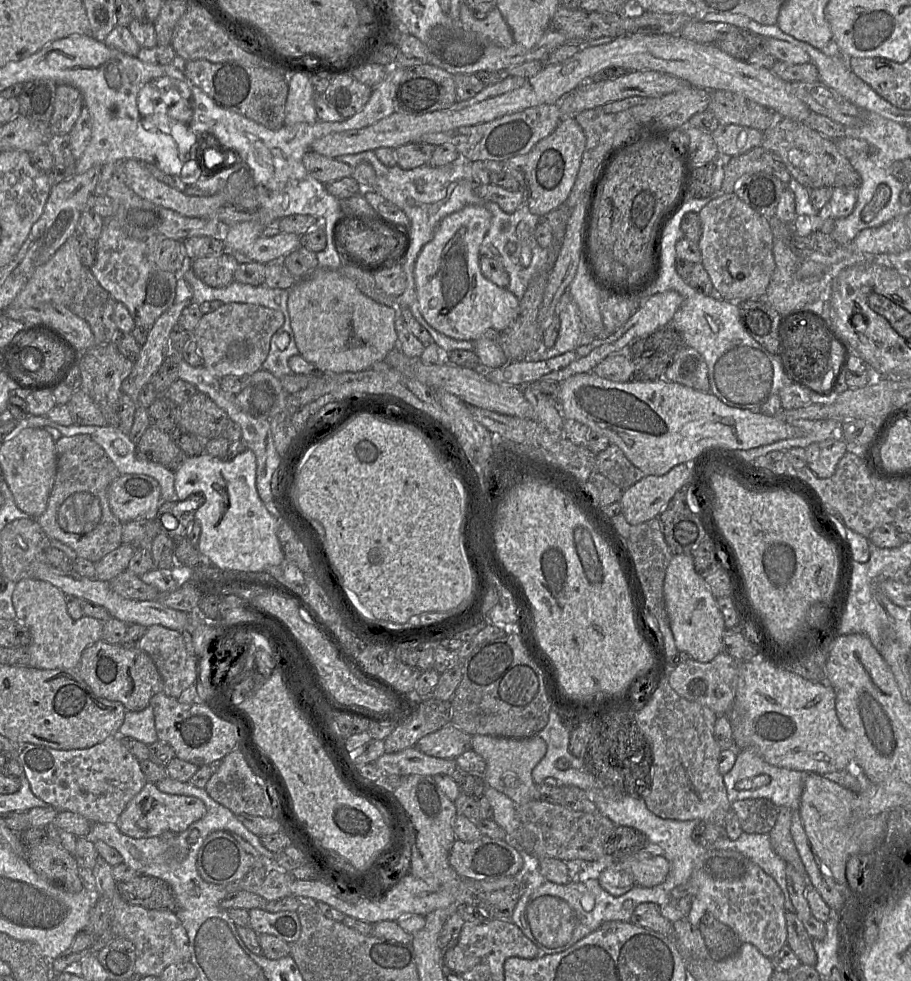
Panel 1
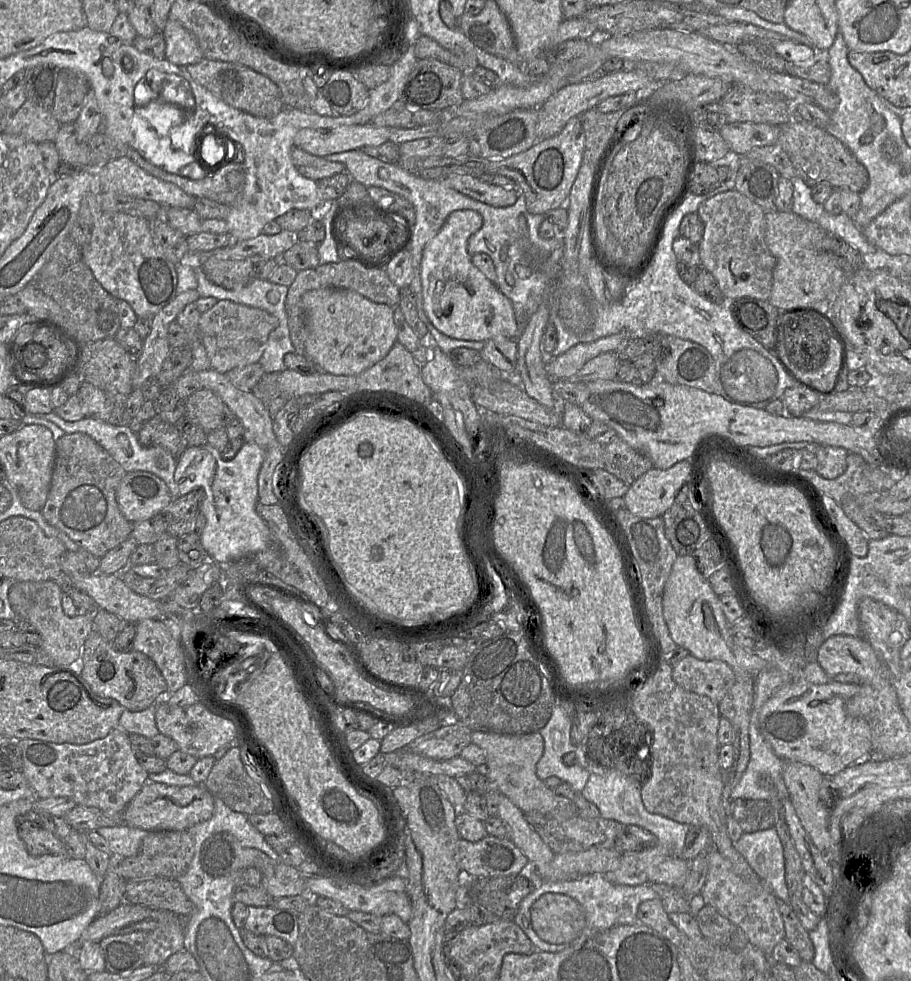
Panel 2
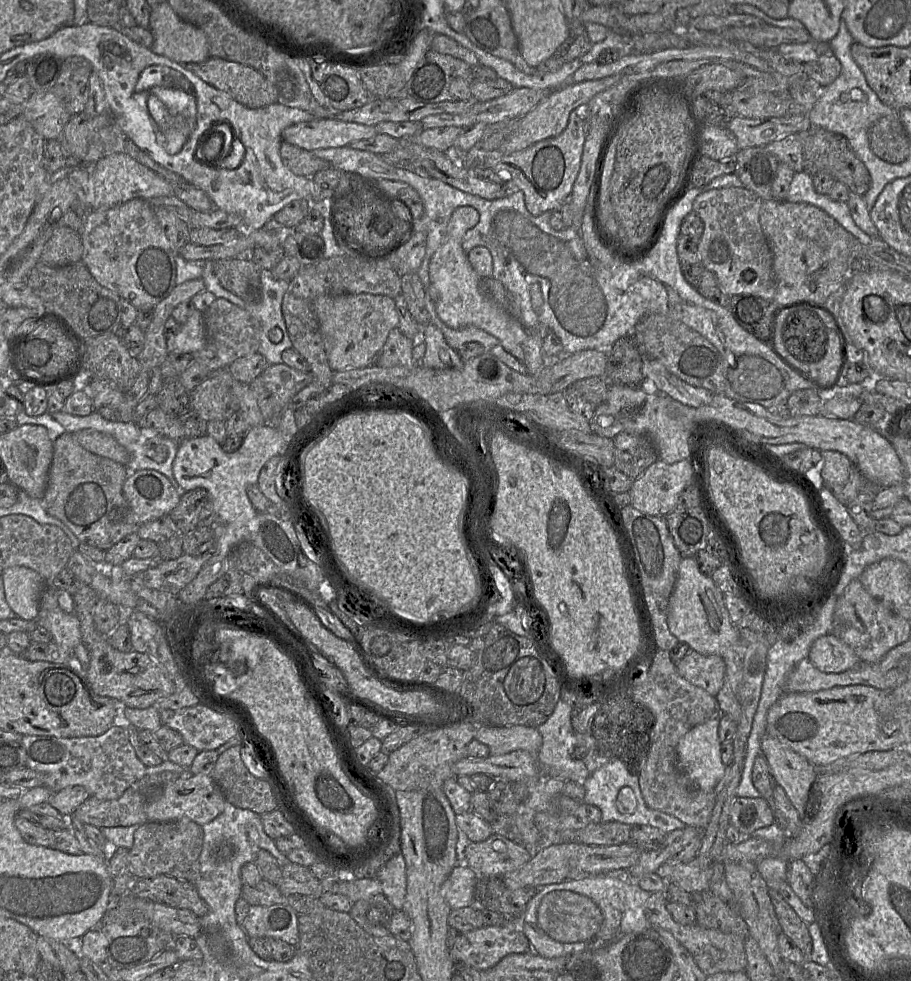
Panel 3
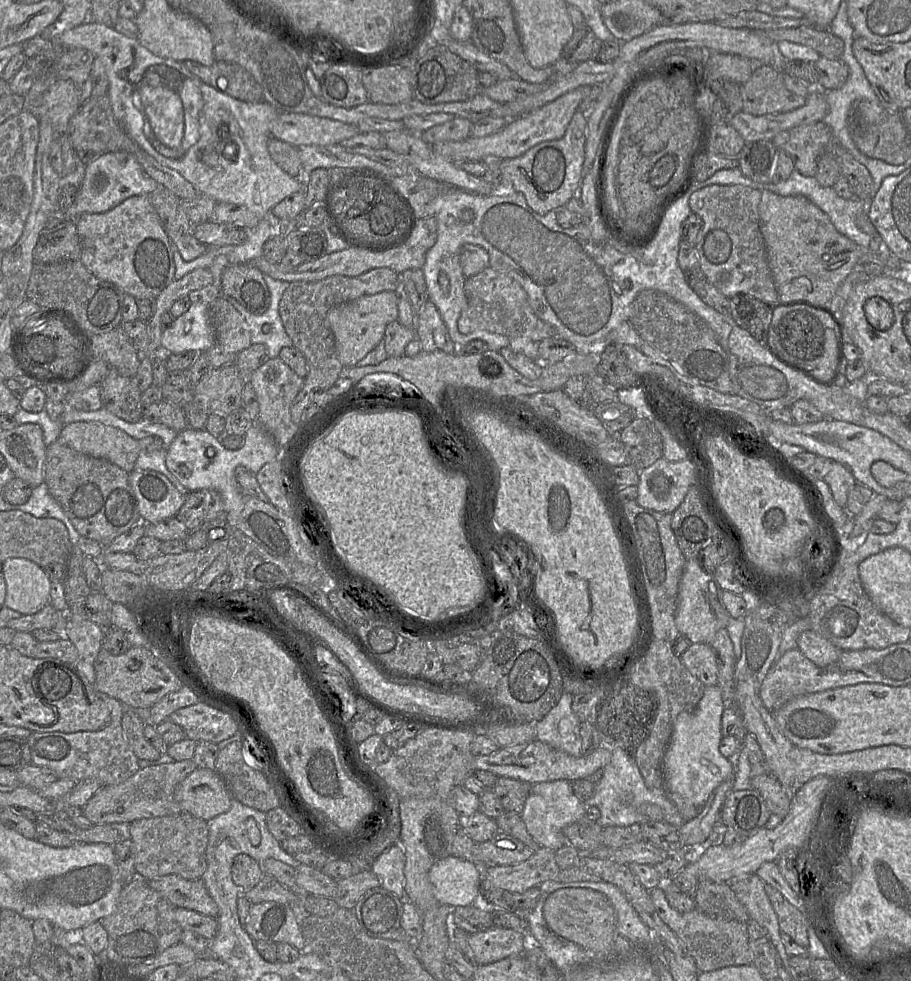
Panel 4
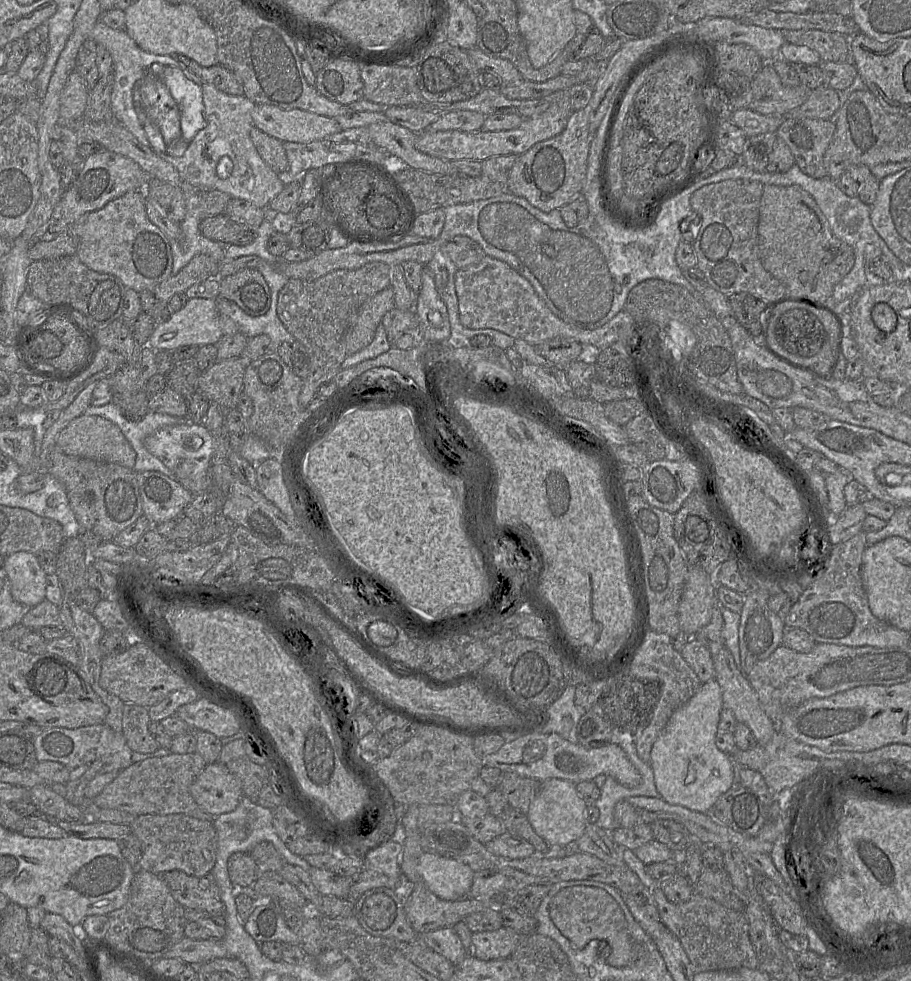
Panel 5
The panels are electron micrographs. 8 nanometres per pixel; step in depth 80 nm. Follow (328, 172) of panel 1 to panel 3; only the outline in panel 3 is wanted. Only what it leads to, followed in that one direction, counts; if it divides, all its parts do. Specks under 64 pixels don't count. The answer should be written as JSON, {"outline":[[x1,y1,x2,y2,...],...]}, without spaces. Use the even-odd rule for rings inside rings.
{"outline":[[284,141,280,146,280,156,283,163,297,176,312,177,318,171,331,167,312,152]]}

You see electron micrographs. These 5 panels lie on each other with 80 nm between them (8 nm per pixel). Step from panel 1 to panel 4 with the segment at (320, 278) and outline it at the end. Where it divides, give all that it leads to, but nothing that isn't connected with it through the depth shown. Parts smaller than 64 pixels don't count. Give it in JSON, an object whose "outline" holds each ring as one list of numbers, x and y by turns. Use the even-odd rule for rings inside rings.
{"outline":[[382,291,364,295,328,312,328,322,332,329,337,355,344,367,353,367,373,350,384,338,386,326,398,319,395,291]]}

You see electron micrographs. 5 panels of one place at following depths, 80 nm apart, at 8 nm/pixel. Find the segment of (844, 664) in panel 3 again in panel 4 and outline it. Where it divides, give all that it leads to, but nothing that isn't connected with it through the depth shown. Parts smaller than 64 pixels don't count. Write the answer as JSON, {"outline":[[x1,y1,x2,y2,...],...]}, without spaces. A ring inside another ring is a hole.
{"outline":[[813,630,804,631,799,635,797,649,821,668,837,662,843,651]]}

